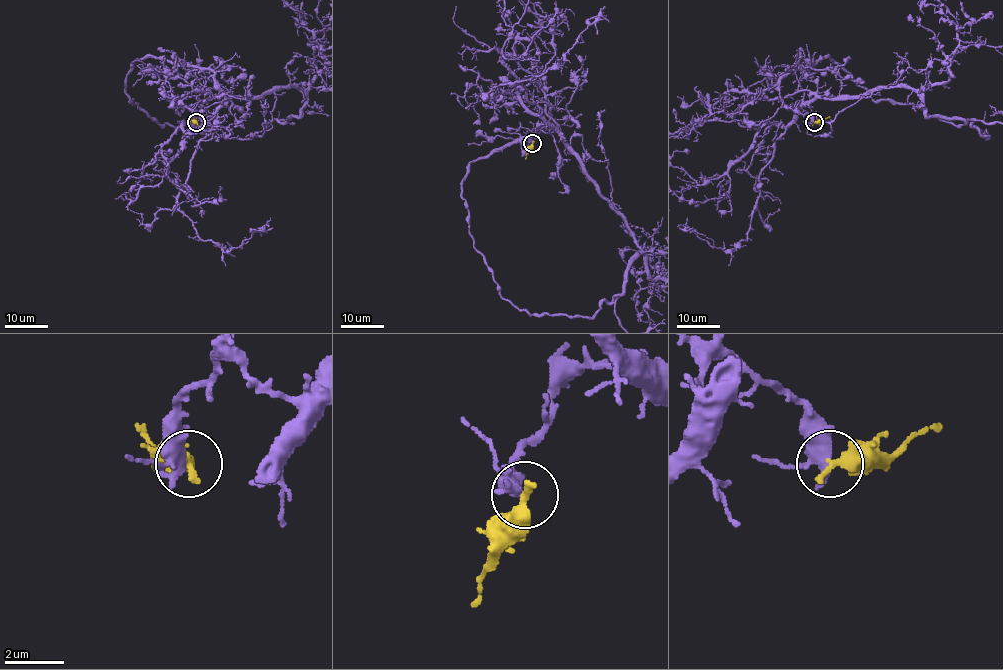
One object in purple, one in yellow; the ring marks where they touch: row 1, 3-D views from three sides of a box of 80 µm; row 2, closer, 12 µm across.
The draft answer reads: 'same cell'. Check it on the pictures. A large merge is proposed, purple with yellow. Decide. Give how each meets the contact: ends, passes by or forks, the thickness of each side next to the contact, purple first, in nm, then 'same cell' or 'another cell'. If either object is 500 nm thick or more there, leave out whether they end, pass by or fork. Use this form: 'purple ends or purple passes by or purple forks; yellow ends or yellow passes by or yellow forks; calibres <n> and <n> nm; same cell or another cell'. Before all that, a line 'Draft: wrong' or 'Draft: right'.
Draft: wrong
purple passes by; yellow ends; calibres 400 and 480 nm; another cell

